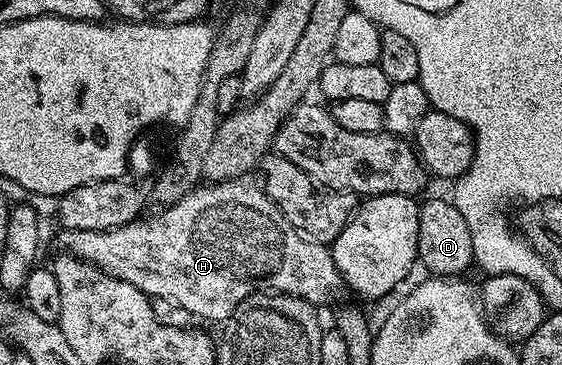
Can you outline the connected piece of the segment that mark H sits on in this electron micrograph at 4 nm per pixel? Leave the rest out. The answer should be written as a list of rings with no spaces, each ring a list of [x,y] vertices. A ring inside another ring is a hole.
[[[244,177],[200,184],[182,200],[176,200],[176,204],[154,212],[158,214],[151,218],[142,216],[114,230],[62,230],[58,242],[65,253],[75,254],[105,274],[140,288],[151,299],[168,299],[195,319],[207,318],[210,322],[225,323],[244,299],[259,292],[291,294],[311,304],[332,301],[343,281],[330,255],[330,246],[312,238],[299,237],[298,229],[287,220],[284,212],[280,212],[280,208],[276,208],[265,189],[257,181],[250,181],[249,177]]]

